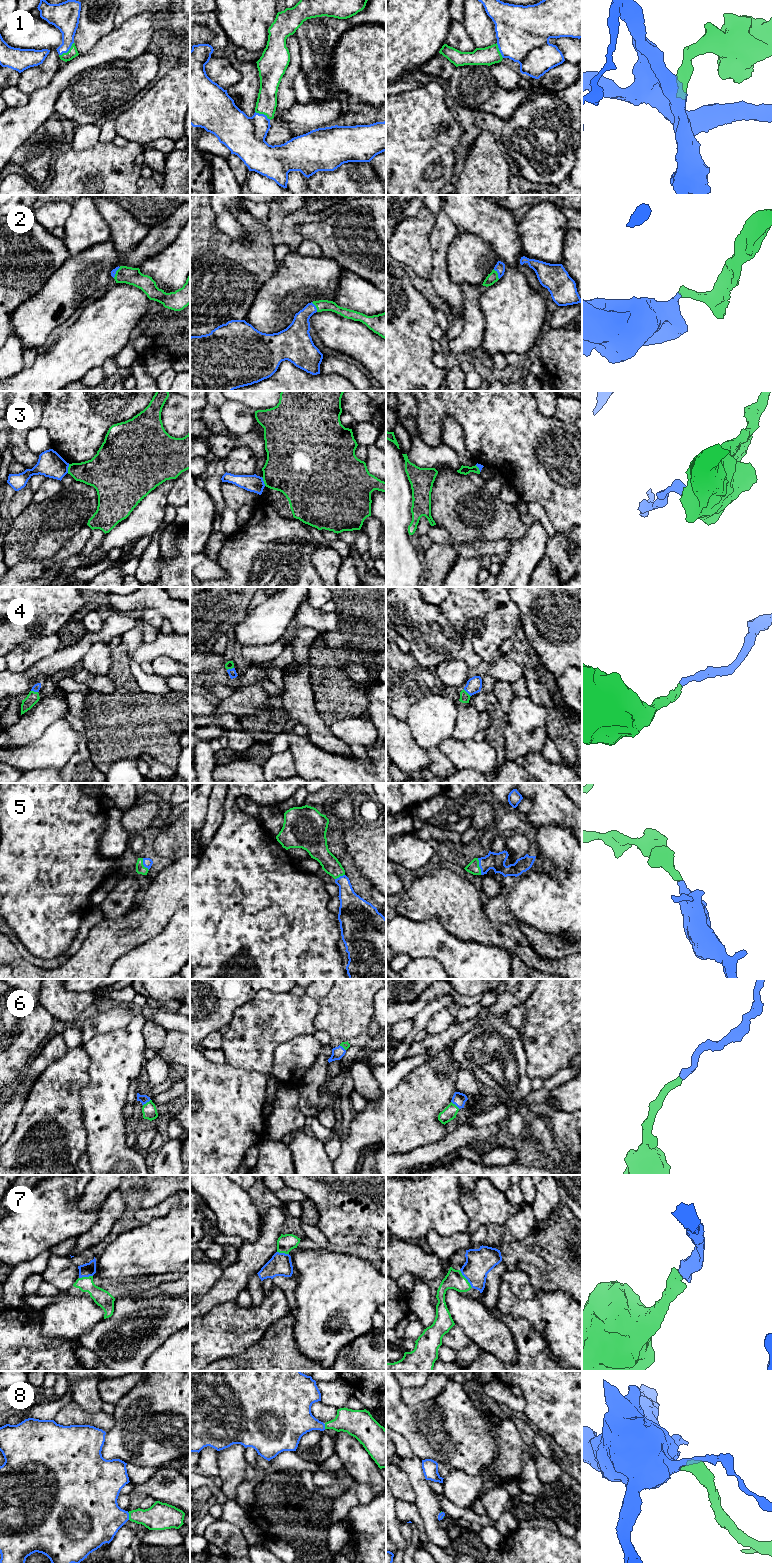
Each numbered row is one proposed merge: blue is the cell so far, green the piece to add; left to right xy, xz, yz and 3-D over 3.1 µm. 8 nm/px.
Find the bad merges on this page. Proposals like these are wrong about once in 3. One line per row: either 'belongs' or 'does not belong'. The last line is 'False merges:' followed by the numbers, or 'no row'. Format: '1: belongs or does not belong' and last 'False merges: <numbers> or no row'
1: belongs
2: belongs
3: does not belong
4: belongs
5: belongs
6: belongs
7: belongs
8: belongs
False merges: 3

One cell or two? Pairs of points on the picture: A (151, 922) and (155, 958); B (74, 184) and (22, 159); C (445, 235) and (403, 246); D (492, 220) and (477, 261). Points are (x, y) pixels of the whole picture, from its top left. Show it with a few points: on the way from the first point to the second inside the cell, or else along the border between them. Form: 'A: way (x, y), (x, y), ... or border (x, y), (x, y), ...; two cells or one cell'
A: border (169, 920), (158, 934), (133, 949); two cells
B: border (47, 178), (41, 184), (35, 183); two cells
C: border (435, 217), (435, 226), (430, 234), (432, 262); two cells
D: border (463, 230), (478, 234), (492, 247), (498, 260); two cells

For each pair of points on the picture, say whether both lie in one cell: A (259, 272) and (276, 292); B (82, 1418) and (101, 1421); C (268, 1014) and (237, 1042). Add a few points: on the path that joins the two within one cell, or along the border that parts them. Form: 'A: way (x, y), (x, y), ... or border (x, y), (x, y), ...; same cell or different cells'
A: border (278, 264), (275, 272), (262, 285), (253, 300); different cells
B: way (87, 1419), (96, 1419); same cell
C: way (262, 1022), (245, 1039); same cell

